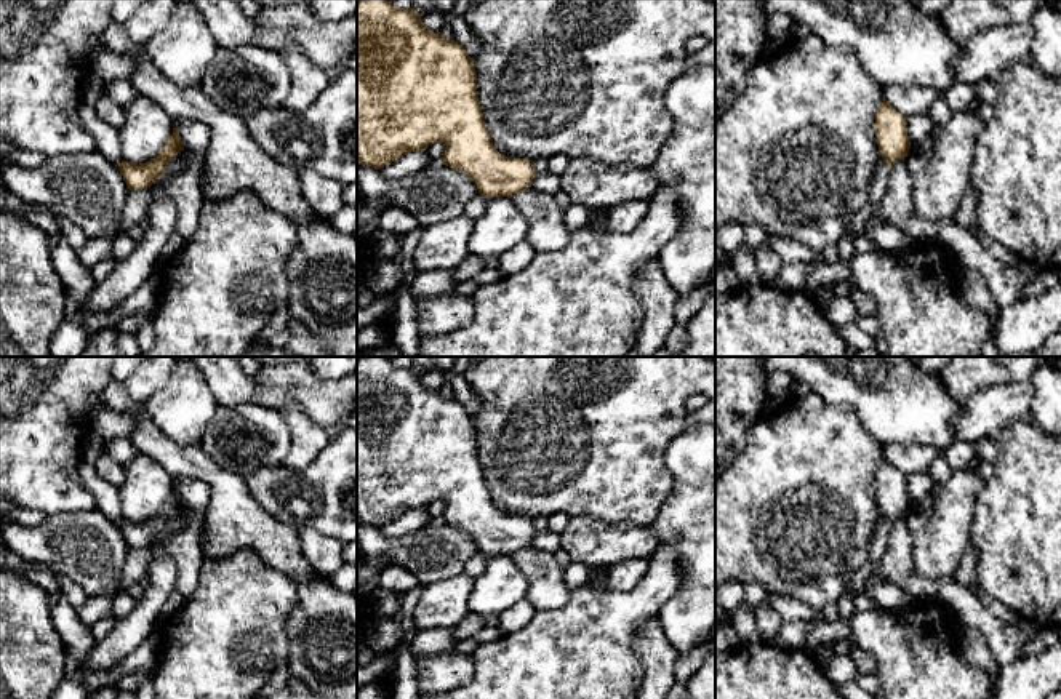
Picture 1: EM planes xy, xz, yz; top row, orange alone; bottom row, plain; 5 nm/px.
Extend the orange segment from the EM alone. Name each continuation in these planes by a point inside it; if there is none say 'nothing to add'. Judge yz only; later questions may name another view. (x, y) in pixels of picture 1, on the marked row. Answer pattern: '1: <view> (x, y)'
nothing to add

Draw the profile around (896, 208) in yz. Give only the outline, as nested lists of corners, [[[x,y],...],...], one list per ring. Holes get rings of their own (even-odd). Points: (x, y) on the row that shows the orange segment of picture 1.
[[[906,158],[893,165],[888,174],[887,194],[875,206],[875,216],[891,224],[915,242],[938,240],[935,221],[914,214],[914,182],[906,166]]]

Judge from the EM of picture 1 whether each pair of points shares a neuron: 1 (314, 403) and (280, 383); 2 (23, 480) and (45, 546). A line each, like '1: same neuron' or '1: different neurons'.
1: same neuron
2: different neurons

